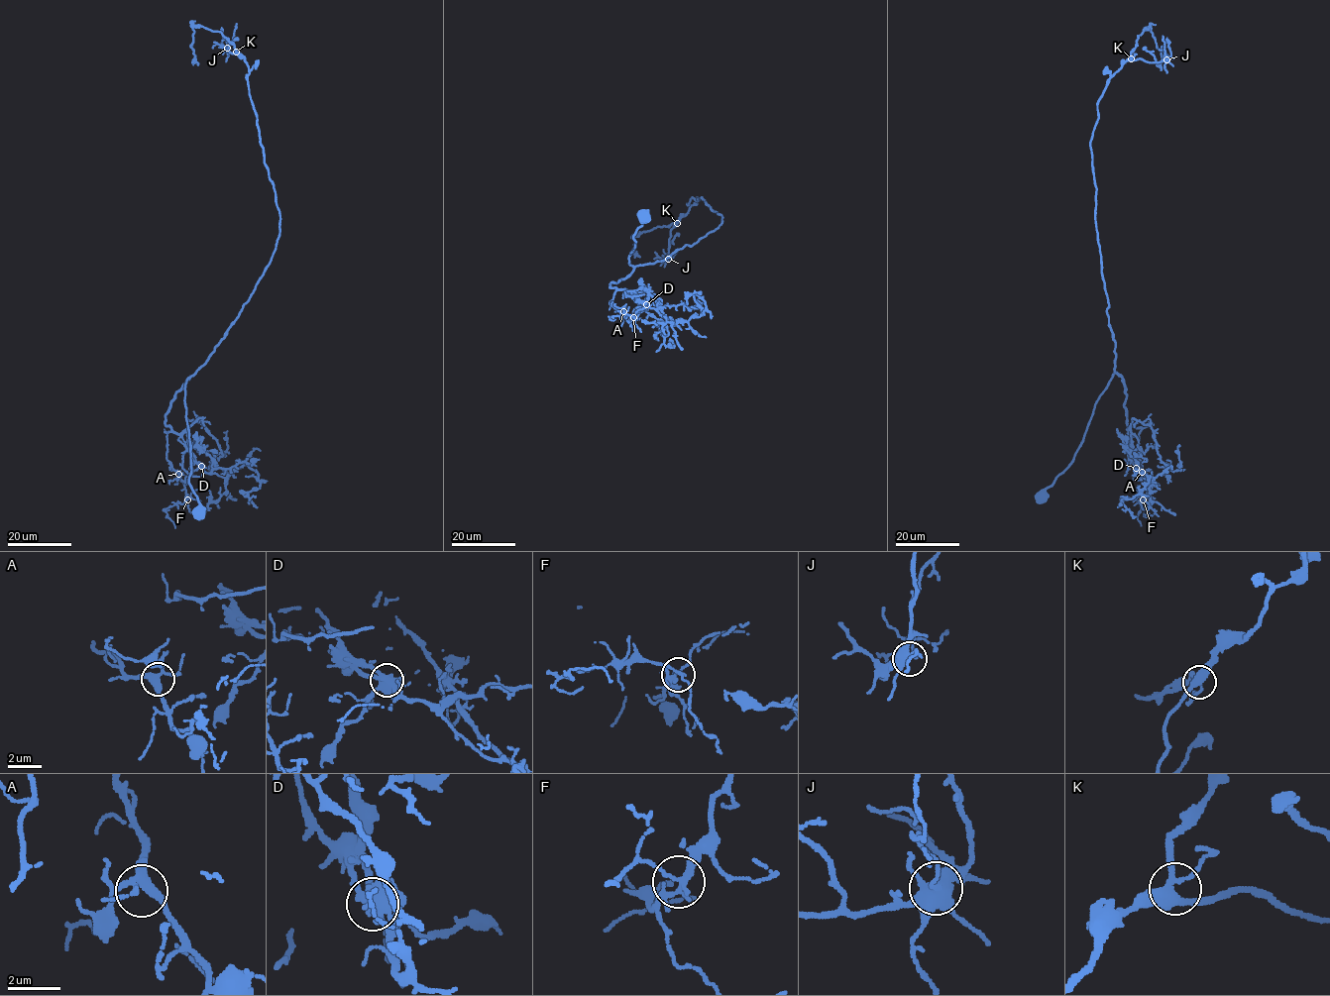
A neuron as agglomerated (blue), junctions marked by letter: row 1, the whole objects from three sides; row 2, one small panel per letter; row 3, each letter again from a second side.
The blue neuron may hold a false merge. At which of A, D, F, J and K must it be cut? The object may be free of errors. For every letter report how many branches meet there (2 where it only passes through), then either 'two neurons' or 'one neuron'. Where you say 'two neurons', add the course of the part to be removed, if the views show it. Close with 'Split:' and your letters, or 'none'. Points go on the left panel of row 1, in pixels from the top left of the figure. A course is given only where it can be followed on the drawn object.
A: 4 | one neuron
D: 6 | two neurons | (201, 466), (189, 449), (199, 448), (228, 474), (247, 464), (261, 483), (248, 493), (255, 505)
F: 4 | one neuron
J: 6 | one neuron
K: 4 | one neuron
Split: D

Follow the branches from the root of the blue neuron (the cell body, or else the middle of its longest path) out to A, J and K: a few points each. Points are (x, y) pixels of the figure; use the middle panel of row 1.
A: (643, 215), (628, 258), (633, 270), (609, 284), (615, 288), (609, 303), (623, 311)
J: (643, 215), (634, 267), (697, 242), (720, 215), (690, 198), (670, 231), (668, 259)
K: (643, 215), (628, 258), (634, 267), (697, 242), (721, 216), (692, 197), (677, 223)

